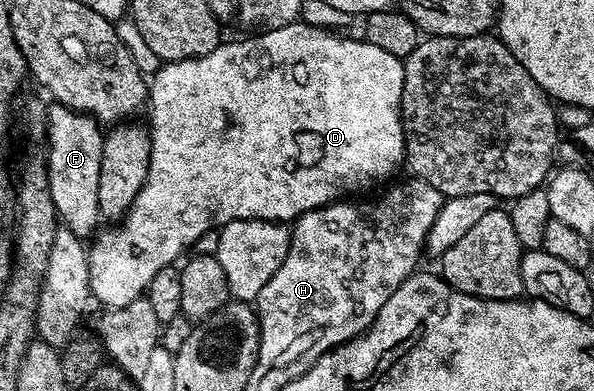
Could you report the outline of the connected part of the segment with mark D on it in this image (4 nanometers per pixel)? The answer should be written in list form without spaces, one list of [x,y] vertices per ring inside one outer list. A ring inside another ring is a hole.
[[[298,20],[275,31],[245,36],[249,38],[243,38],[240,42],[224,41],[217,48],[213,48],[213,52],[200,58],[186,58],[180,62],[165,62],[160,65],[159,70],[153,75],[155,130],[153,129],[153,153],[149,160],[147,179],[141,192],[137,192],[137,200],[133,200],[127,215],[118,224],[112,225],[115,226],[112,230],[100,229],[94,235],[87,251],[91,297],[95,302],[99,301],[103,305],[101,307],[107,310],[115,310],[144,297],[153,276],[157,276],[161,268],[175,266],[188,253],[186,250],[198,238],[205,237],[210,230],[215,232],[233,220],[250,218],[260,218],[266,222],[294,223],[295,219],[300,218],[305,212],[329,206],[333,202],[340,201],[344,196],[351,196],[347,194],[355,194],[358,190],[363,190],[366,186],[389,177],[398,166],[401,166],[405,158],[401,112],[404,59],[389,55],[384,49],[377,48],[376,44],[366,40],[358,38],[358,42],[355,38],[342,38],[341,35],[343,34],[332,32],[330,29],[313,27]],[[254,82],[256,82],[255,94],[247,90],[247,86],[253,85]],[[254,98],[255,107],[251,110],[251,101]]]

